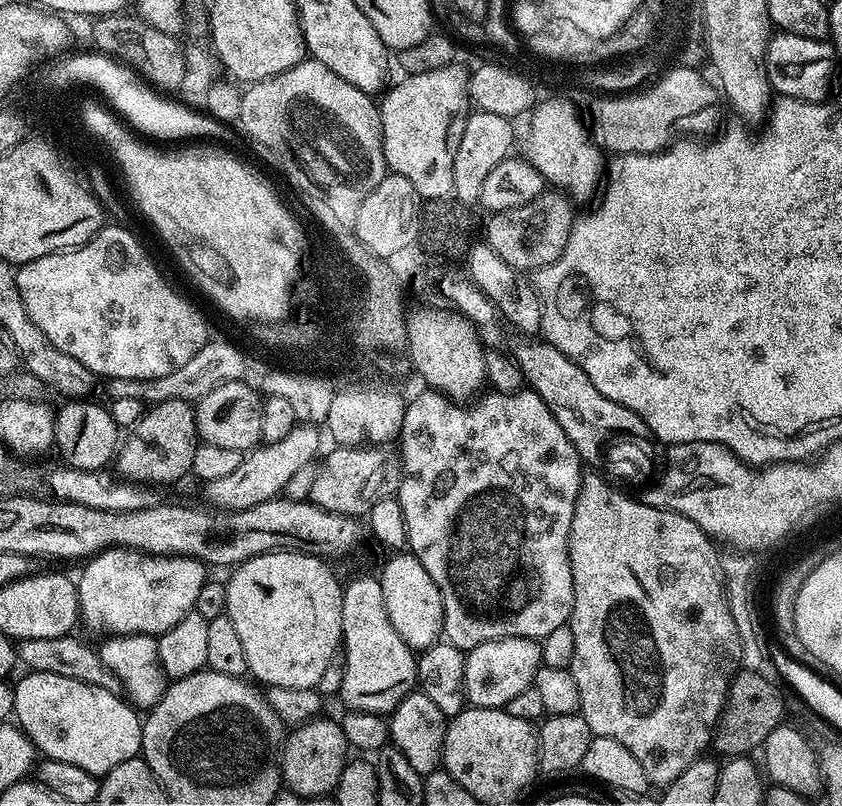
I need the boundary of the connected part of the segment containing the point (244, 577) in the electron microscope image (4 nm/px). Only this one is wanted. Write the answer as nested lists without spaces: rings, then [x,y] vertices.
[[[267,552],[261,556],[255,556],[249,560],[243,560],[231,569],[232,577],[227,577],[226,587],[228,589],[228,610],[226,615],[234,627],[238,629],[238,639],[242,641],[242,647],[246,649],[246,666],[249,673],[264,683],[264,686],[286,686],[287,688],[316,688],[326,671],[326,665],[334,653],[341,651],[344,631],[342,630],[342,598],[344,597],[344,584],[330,569],[325,561],[318,556],[309,556],[307,552]]]

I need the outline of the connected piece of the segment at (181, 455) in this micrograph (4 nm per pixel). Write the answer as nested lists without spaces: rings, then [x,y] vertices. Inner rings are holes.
[[[182,400],[153,403],[123,437],[114,457],[114,468],[125,481],[139,486],[172,484],[191,473],[197,446],[196,409],[191,403]]]

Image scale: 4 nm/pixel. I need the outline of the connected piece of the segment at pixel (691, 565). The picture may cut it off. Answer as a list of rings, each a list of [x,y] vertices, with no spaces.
[[[588,470],[580,477],[580,489],[574,502],[574,518],[570,522],[568,535],[570,574],[574,586],[574,606],[570,621],[574,634],[574,658],[570,671],[574,674],[574,682],[578,682],[579,713],[586,718],[586,726],[590,726],[593,736],[614,738],[617,742],[622,742],[622,746],[626,746],[626,750],[630,750],[630,754],[638,758],[642,770],[646,770],[649,785],[667,786],[673,784],[693,762],[701,759],[705,755],[704,747],[713,743],[716,723],[720,721],[720,712],[728,701],[728,687],[742,668],[743,648],[727,602],[724,564],[722,557],[716,553],[717,545],[681,512],[673,512],[671,508],[655,508],[640,498],[631,500],[626,493],[620,491],[624,490],[609,483],[599,471]]]

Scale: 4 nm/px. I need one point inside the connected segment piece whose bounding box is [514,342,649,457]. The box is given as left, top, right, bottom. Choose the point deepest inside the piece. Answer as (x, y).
(591, 420)

